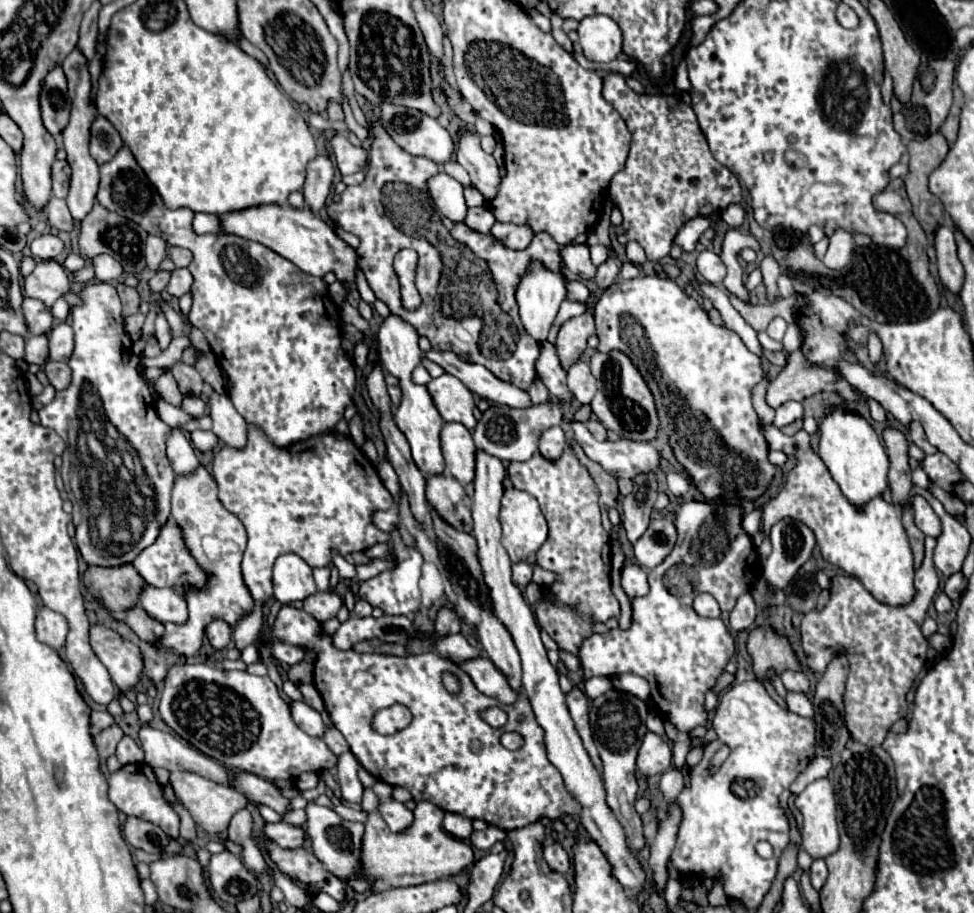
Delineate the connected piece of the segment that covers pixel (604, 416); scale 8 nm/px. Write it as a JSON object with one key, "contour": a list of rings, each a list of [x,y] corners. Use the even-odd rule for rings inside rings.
{"contour":[[[595,351],[591,357],[591,371],[597,379],[597,395],[591,401],[591,409],[597,415],[597,419],[605,425],[605,429],[615,431],[619,437],[631,439],[631,441],[645,441],[651,443],[657,437],[659,431],[659,415],[655,411],[655,399],[651,395],[651,389],[647,387],[647,381],[643,375],[639,375],[639,369],[623,355],[623,351]],[[623,399],[629,399],[633,403],[621,403]]]}

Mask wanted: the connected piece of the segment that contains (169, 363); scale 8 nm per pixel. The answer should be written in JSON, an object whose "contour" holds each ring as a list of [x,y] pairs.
{"contour":[[[175,337],[169,345],[167,351],[163,351],[159,357],[148,358],[145,356],[135,356],[138,361],[138,365],[142,367],[173,367],[175,363],[181,361],[181,353],[183,349],[189,345],[189,339],[187,337]]]}

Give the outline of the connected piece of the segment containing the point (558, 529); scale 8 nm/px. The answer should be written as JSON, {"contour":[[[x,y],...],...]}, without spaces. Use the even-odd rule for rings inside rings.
{"contour":[[[565,429],[565,437],[567,443],[559,459],[551,461],[537,451],[529,461],[509,463],[507,473],[515,489],[527,491],[539,501],[541,513],[549,525],[549,537],[537,551],[537,563],[553,571],[557,581],[549,585],[551,599],[535,605],[537,623],[559,649],[579,657],[579,643],[583,643],[587,635],[593,635],[593,625],[619,617],[621,609],[611,591],[611,537],[601,525],[599,489],[587,467],[581,465],[573,453],[575,437],[571,429]]]}

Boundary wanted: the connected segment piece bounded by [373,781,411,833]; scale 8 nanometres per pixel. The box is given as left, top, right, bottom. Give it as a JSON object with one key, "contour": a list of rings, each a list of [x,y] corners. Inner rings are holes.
{"contour":[[[377,781],[373,785],[373,791],[379,797],[379,813],[393,833],[403,833],[407,827],[411,827],[411,811],[391,797],[391,785]]]}

